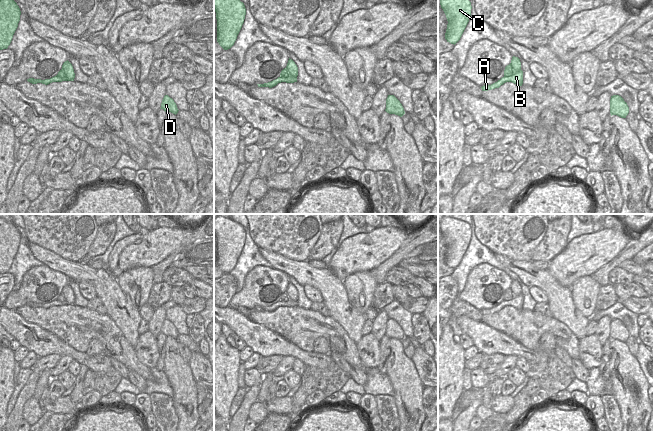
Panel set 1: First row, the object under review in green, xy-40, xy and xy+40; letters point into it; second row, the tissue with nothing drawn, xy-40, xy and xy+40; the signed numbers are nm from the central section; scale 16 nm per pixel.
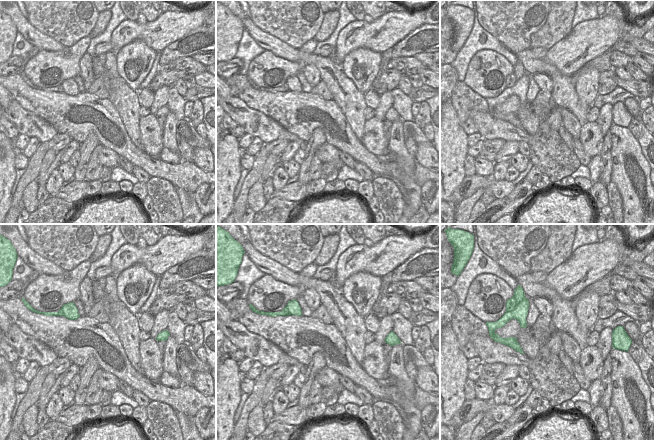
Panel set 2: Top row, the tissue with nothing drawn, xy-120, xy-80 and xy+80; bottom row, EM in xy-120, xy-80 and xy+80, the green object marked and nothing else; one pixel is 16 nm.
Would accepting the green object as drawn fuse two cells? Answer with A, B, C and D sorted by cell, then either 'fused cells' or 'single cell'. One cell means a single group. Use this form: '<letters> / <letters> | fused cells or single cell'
A B / C D | fused cells

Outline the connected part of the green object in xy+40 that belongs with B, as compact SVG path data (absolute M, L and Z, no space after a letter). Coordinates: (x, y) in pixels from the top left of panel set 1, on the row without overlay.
M507 289L504 294L504 300L498 304L497 306L491 308L491 309L484 309L481 311L482 315L488 315L495 312L499 312L501 309L503 309L506 306L512 306L516 308L517 310L522 310L523 308L523 295L520 294L518 296L514 296L511 289Z

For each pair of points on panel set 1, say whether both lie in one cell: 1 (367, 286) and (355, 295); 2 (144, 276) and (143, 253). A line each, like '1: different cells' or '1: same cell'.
1: same cell
2: different cells

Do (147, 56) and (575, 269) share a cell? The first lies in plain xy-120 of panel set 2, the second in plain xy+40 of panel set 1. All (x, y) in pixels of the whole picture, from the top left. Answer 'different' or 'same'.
different

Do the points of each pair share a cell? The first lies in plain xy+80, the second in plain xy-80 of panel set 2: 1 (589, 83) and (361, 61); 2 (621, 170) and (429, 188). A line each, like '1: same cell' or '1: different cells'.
1: same cell
2: different cells

